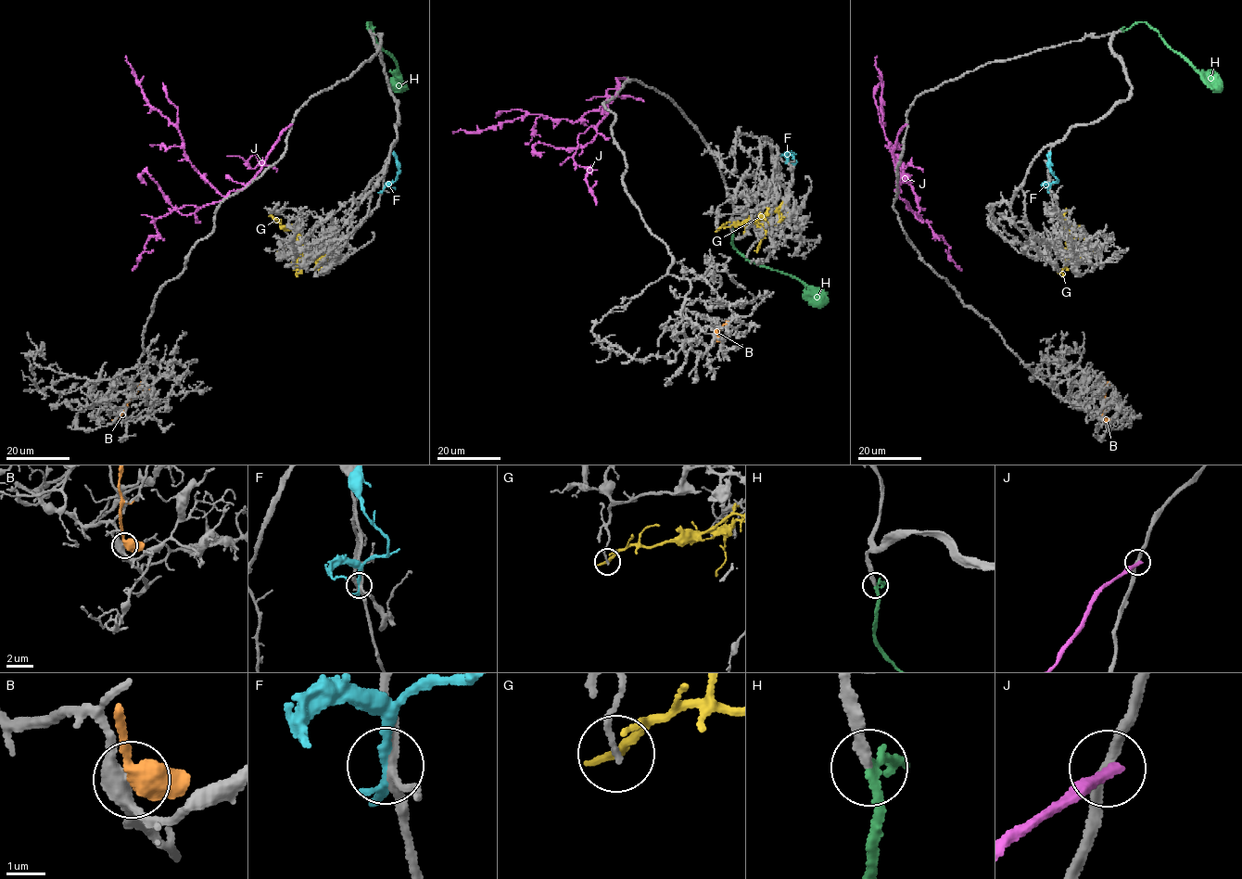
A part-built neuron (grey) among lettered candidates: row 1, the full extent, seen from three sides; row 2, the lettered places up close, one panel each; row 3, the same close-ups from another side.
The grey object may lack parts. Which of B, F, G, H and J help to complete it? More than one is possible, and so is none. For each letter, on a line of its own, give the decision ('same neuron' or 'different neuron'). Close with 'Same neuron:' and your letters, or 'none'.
B: different neuron
F: different neuron
G: different neuron
H: same neuron
J: different neuron
Same neuron: H

